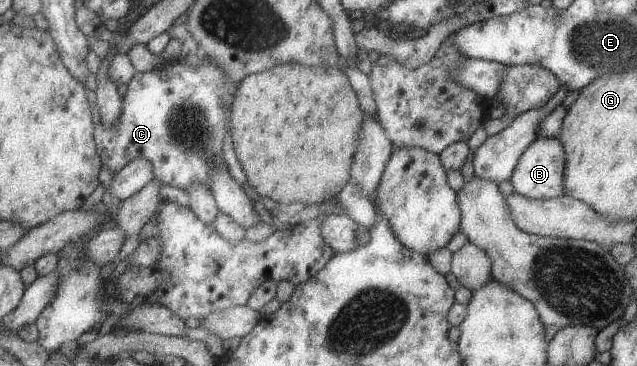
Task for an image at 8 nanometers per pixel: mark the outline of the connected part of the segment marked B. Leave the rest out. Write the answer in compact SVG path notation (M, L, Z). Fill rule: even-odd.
M537 137L520 156L510 180L515 192L526 198L558 198L564 194L564 168L566 168L566 155L558 137Z

